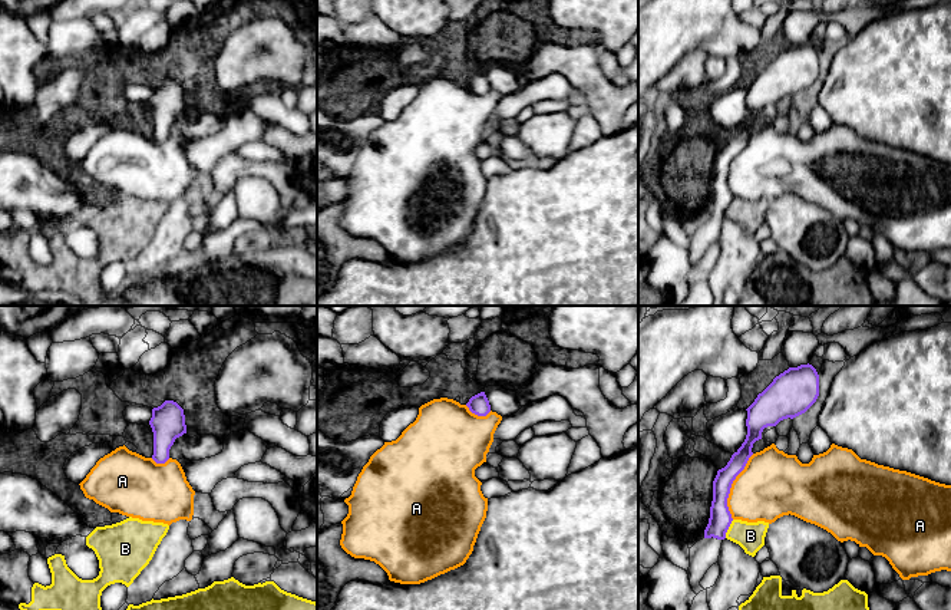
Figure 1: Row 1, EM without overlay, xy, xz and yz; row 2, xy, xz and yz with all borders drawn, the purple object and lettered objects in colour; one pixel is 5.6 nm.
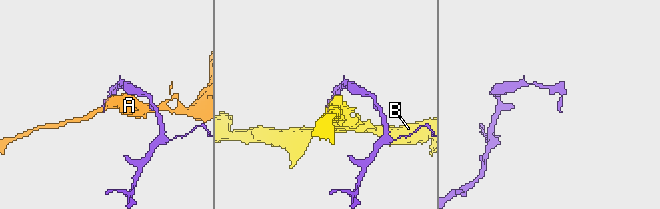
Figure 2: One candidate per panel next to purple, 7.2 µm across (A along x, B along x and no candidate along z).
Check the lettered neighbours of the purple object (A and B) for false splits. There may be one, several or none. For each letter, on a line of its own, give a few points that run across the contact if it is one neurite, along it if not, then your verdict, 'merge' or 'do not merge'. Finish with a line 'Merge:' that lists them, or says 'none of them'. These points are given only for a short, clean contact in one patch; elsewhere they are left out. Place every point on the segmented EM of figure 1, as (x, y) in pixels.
A: do not merge
B: line yz (733, 520), (725, 537); do not merge
Merge: none of them

